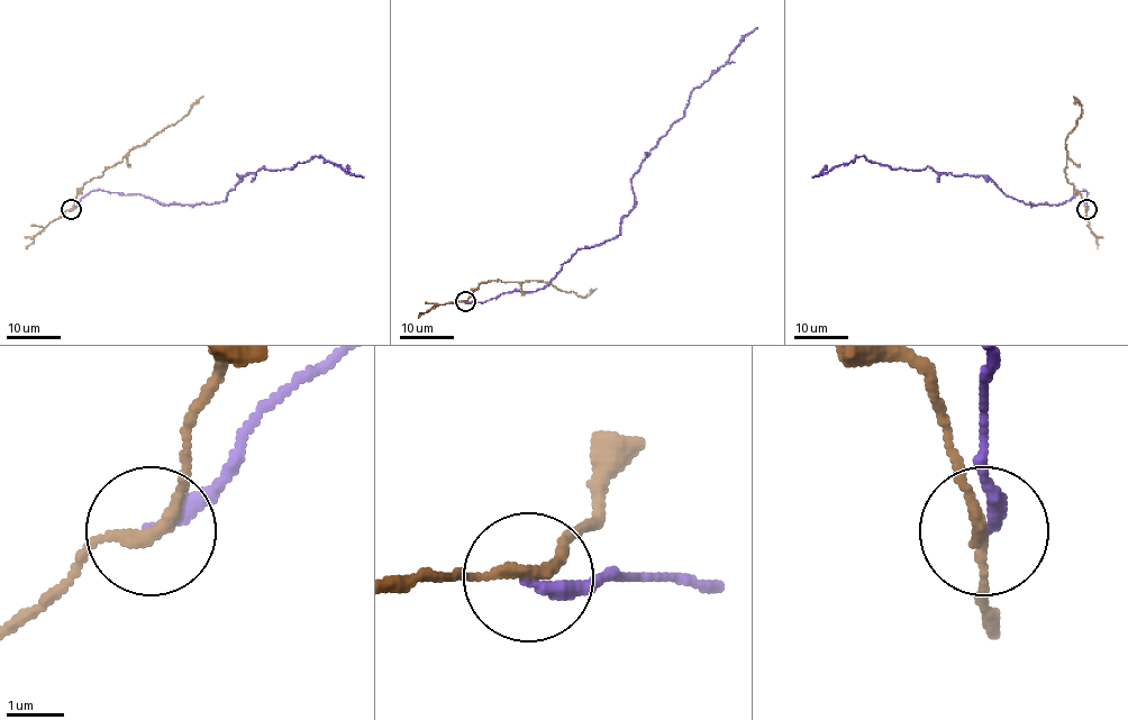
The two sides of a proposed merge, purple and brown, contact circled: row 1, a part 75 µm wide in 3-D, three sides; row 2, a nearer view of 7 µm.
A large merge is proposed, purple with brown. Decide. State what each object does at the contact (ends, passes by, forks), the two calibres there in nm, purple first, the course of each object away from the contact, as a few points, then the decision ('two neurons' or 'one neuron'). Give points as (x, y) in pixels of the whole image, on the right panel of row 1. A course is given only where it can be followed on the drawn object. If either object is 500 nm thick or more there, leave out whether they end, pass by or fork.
purple ends; brown passes by; calibres 260 and 200 nm; course purple (1086, 210), (1084, 190), (1070, 200), (1029, 204), (981, 175), (880, 165), (863, 156), (812, 178); course brown (1086, 210), (1080, 193), (1065, 178), (1065, 140), (1081, 114), (1081, 106), (1073, 96); two neurons

